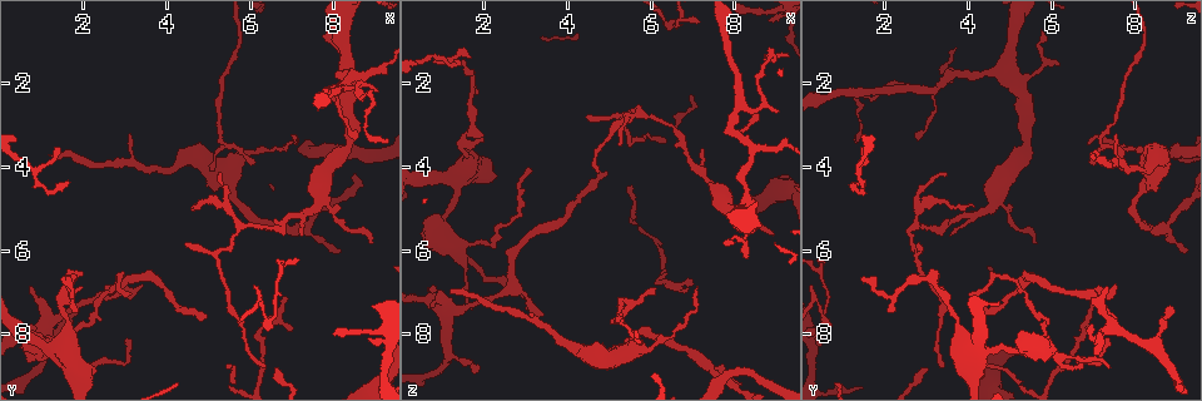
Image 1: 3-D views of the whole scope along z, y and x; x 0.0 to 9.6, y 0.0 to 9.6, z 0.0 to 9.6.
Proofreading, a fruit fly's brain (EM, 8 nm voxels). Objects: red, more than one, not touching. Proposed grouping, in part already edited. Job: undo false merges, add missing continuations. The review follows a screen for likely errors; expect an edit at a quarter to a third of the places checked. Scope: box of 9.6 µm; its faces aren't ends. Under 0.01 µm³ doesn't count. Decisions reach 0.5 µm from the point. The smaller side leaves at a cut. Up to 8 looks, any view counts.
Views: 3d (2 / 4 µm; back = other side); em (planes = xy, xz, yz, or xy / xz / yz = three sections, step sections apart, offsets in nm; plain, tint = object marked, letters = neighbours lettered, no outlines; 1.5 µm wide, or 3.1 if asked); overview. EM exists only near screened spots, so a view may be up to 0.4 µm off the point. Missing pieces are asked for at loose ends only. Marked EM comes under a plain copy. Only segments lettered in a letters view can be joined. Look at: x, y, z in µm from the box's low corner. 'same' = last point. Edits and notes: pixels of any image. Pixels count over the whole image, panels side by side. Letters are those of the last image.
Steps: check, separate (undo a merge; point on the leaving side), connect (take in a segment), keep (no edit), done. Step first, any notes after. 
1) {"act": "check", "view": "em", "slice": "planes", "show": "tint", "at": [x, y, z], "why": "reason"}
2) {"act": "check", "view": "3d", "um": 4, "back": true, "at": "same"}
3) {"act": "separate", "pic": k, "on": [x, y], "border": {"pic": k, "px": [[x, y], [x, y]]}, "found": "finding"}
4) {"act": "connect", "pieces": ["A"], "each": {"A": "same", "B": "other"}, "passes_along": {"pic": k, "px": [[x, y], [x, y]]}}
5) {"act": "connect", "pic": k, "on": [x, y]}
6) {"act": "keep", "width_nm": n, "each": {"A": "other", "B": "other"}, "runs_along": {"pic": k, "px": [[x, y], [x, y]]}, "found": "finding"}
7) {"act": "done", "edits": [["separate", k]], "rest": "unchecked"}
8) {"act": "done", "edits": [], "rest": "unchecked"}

{"act": "check", "view": "3d", "um": 2, "at": [4.70, 4.90, 4.15], "why": "thin end"}

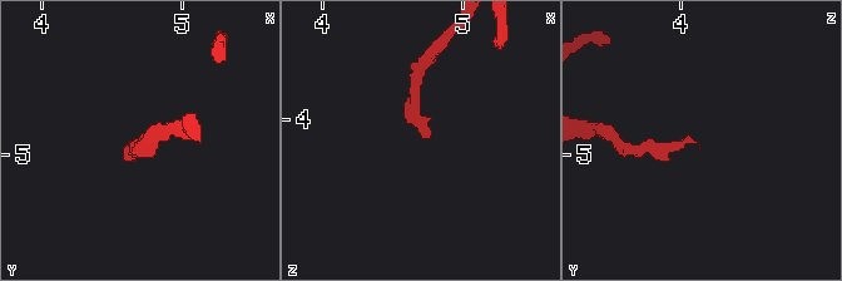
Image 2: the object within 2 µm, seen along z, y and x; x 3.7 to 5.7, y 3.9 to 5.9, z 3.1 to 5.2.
{"act": "check", "view": "em", "slice": "xy", "step": 8, "show": "tint", "at": [4.78, 4.92, 4.10], "why": "shape alone is not enough"}

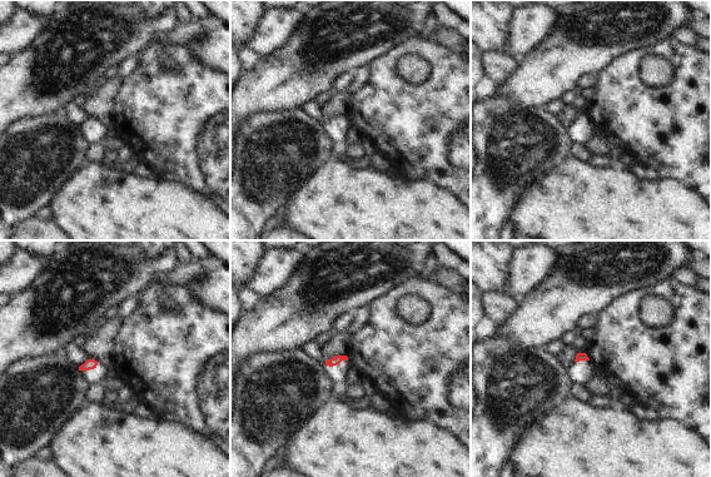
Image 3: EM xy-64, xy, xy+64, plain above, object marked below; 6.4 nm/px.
{"act": "check", "view": "em", "slice": "planes", "show": "letters", "at": "same", "why": "cut it another way"}

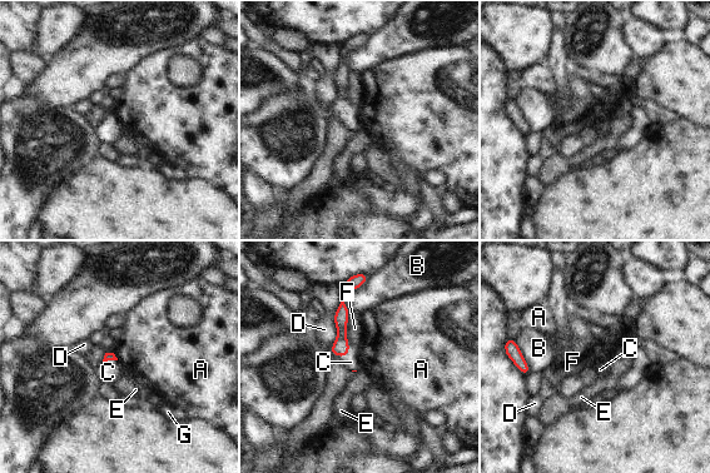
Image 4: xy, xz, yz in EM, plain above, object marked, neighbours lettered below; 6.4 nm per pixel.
{"act": "connect", "pieces": ["C"], "each": {"A": "other", "B": "other", "C": "same", "D": "other", "E": "other", "F": "other", "G": "other"}, "passes_along": {"pic": 4, "px": [[341, 347], [347, 354], [351, 362]]}, "found": "it goes on there"}

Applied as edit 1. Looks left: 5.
{"act": "check", "view": "em", "slice": "yz", "step": 4, "show": "tint", "at": [1.70, 7.10, 2.05], "why": "sharp bend"}

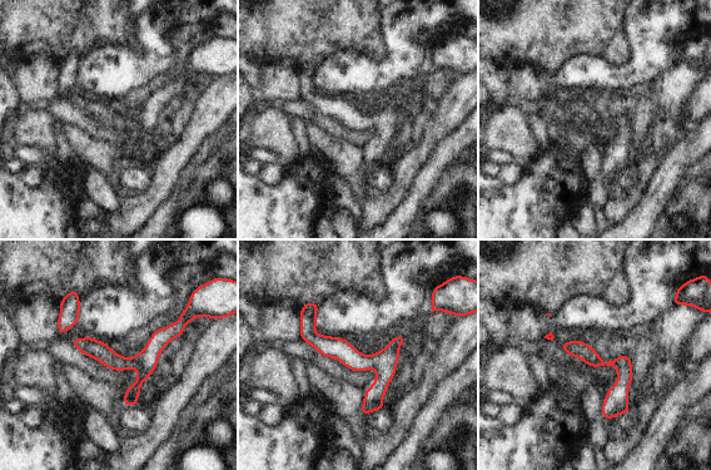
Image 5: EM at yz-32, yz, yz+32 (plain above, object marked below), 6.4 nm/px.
{"act": "check", "view": "em", "slice": "planes", "show": "letters", "at": "same", "why": "another direction"}

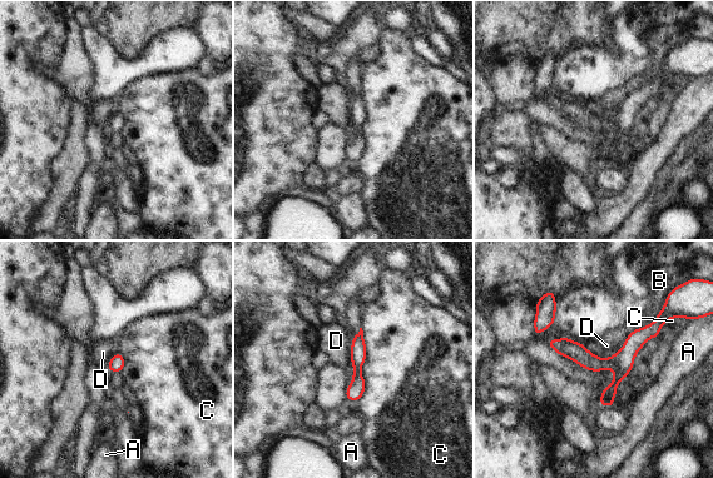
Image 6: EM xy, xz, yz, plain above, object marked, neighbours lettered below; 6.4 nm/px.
{"act": "keep", "width_nm": 100, "each": {"A": "other", "B": "other", "C": "other", "D": "other"}, "runs_along": {"pic": 6, "px": [[658, 322], [615, 363], [551, 344]]}, "found": "all the same cell"}

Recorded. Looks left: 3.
{"act": "check", "view": "3d", "um": 2, "at": [8.10, 5.25, 4.95], "why": "thick turns thin"}

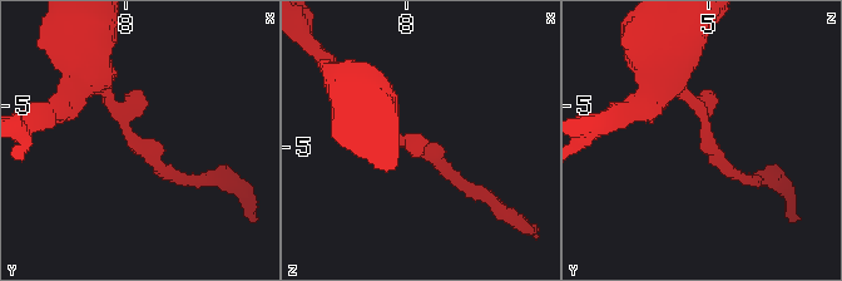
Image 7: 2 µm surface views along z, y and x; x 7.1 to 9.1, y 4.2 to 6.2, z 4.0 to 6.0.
{"act": "check", "view": "em", "slice": "planes", "show": "letters", "at": [8.10, 5.26, 5.02], "why": "now the EM"}

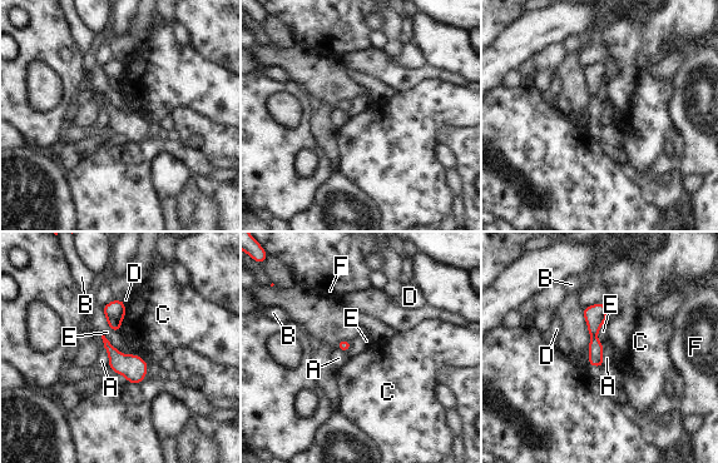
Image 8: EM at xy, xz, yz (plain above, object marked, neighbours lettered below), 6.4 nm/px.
{"act": "keep", "each": {"A": "other", "B": "other", "C": "other", "D": "other", "E": "other", "F": "other"}, "border": {"pic": 8, "px": [[125, 303], [125, 317], [119, 330]]}, "found": "one cell here"}

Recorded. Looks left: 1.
{"act": "done", "edits": [["connect", 4]], "rest": "unchecked"}

